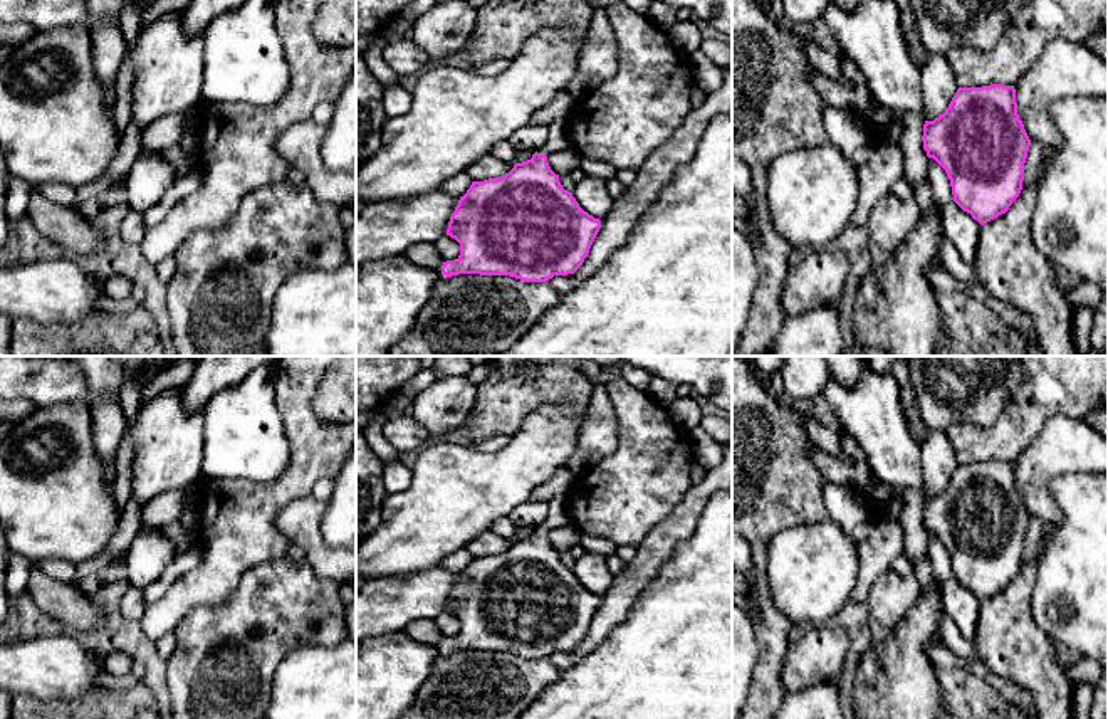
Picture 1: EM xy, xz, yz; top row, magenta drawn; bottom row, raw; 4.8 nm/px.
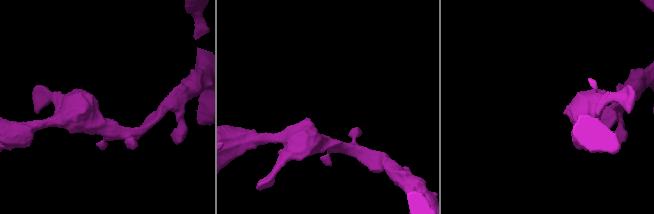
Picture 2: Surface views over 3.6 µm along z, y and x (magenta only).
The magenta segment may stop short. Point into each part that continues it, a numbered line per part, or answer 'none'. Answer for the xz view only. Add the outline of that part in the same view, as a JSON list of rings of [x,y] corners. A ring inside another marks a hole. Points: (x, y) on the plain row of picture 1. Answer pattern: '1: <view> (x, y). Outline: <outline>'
1: xz (559, 514). Outline: [[[567,494],[557,496],[549,501],[549,516],[537,526],[537,529],[549,533],[564,524],[571,524]]]

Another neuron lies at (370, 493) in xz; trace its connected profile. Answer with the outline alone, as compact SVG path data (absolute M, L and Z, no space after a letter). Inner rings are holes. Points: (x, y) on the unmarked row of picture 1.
M356 428L356 548L379 526L384 497L383 464Z

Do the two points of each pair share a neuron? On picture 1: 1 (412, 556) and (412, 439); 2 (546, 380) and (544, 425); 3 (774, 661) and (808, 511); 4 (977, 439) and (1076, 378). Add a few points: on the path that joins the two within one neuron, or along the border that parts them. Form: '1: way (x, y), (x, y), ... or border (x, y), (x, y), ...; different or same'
1: border (427, 442), (418, 452); different
2: border (585, 405), (539, 405), (516, 432); different
3: way (769, 619), (761, 587), (761, 536), (766, 531); same
4: way (1004, 439), (1034, 409), (1056, 405); same

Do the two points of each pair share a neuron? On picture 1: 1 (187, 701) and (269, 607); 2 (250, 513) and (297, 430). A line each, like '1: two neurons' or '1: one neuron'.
1: one neuron
2: one neuron

